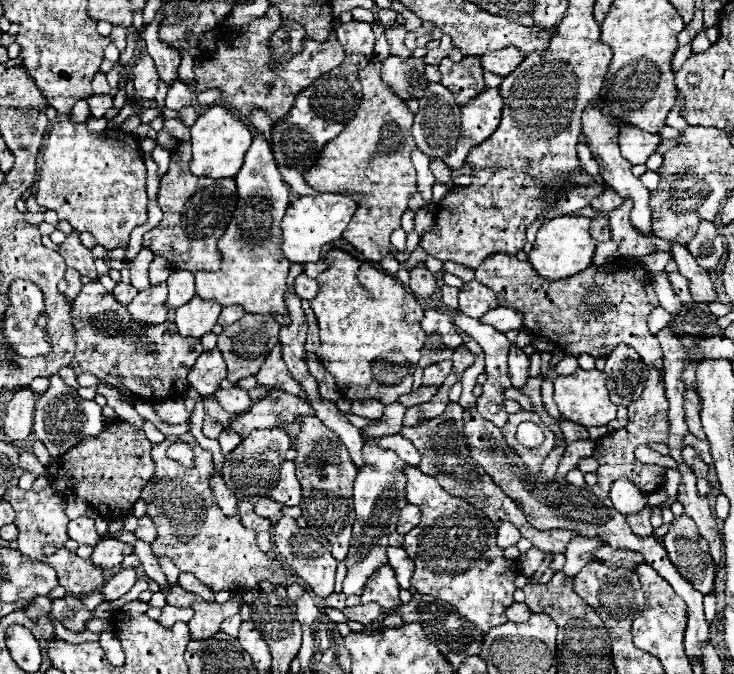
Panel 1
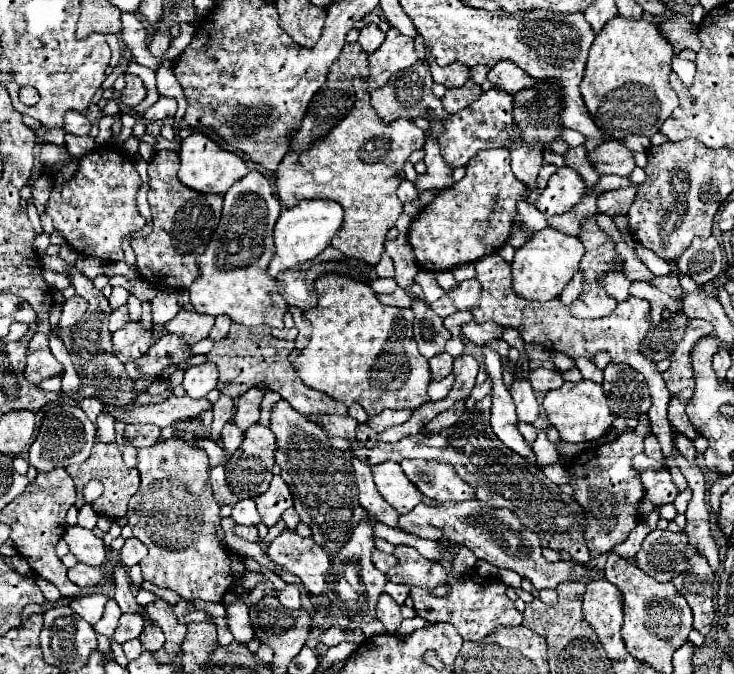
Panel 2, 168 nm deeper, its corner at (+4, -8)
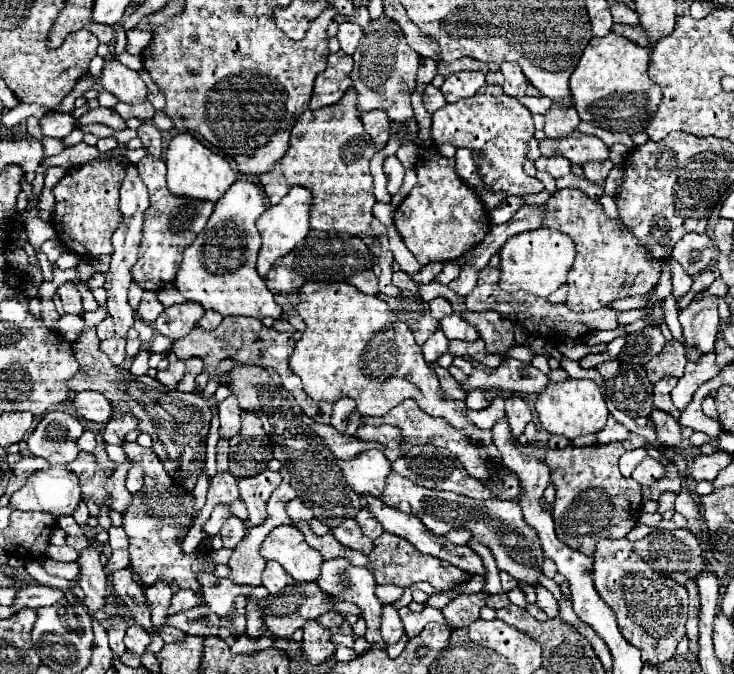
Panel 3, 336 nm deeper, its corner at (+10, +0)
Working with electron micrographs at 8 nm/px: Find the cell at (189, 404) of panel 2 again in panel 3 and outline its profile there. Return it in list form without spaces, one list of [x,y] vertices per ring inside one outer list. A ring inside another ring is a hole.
[[[96,391],[76,393],[72,403],[76,407],[78,419],[92,421],[96,425],[104,425],[114,415],[114,409],[108,403],[108,399],[102,393],[96,393]]]

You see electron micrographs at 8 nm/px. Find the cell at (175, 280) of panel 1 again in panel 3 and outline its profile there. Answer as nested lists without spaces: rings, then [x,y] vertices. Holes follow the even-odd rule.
[[[144,291],[144,293],[142,293],[142,301],[140,301],[138,309],[136,309],[138,317],[140,317],[142,321],[146,321],[146,323],[152,325],[162,311],[164,311],[164,305],[156,299],[156,293]]]

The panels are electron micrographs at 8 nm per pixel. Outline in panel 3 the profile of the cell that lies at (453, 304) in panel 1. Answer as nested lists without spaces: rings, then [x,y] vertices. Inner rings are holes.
[[[436,297],[436,299],[432,299],[430,301],[430,313],[432,313],[432,317],[434,319],[442,319],[442,317],[446,317],[446,315],[452,315],[454,313],[454,309],[452,309],[452,305],[444,299],[444,297]]]

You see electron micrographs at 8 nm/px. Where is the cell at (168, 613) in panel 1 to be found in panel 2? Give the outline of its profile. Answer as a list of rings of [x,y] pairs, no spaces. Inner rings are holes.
[[[146,625],[144,627],[144,631],[140,633],[140,639],[142,639],[142,645],[144,645],[144,649],[148,649],[148,651],[158,651],[158,649],[162,649],[162,645],[164,645],[164,631],[158,627],[158,625]]]

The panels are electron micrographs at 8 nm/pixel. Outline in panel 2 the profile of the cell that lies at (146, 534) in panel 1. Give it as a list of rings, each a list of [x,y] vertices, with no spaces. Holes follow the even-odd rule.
[[[130,537],[130,539],[126,539],[126,543],[124,543],[124,547],[120,549],[120,553],[122,553],[122,565],[132,567],[132,565],[140,563],[140,561],[146,557],[148,549],[146,549],[146,545],[144,545],[140,539]]]

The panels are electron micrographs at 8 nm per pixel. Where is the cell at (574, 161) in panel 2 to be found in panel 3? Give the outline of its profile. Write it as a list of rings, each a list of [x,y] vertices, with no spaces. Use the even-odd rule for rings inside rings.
[[[552,103],[552,107],[546,113],[546,125],[544,125],[544,133],[546,137],[566,137],[568,133],[572,133],[580,123],[580,117],[574,109],[574,105],[556,105]]]

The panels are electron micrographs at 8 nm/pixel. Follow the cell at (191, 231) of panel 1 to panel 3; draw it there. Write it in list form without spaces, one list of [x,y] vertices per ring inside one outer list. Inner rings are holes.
[[[144,157],[136,167],[138,167],[138,173],[140,173],[144,185],[148,187],[150,207],[144,213],[142,241],[138,247],[138,261],[132,269],[132,279],[144,291],[158,291],[158,289],[164,289],[164,285],[174,281],[178,267],[180,267],[180,261],[182,261],[182,251],[204,229],[208,217],[212,215],[214,203],[194,201],[194,199],[172,195],[166,189],[166,163],[164,163],[164,159],[154,161],[152,157]]]

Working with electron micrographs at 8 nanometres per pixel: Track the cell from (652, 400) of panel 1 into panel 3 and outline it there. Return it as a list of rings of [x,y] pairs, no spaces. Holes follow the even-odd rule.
[[[640,435],[630,441],[592,445],[592,447],[566,447],[560,451],[546,451],[546,465],[550,467],[550,483],[556,487],[556,501],[552,515],[556,535],[562,543],[592,555],[600,539],[622,539],[638,523],[642,511],[642,487],[634,479],[624,479],[618,471],[618,459],[630,451],[644,447]]]

